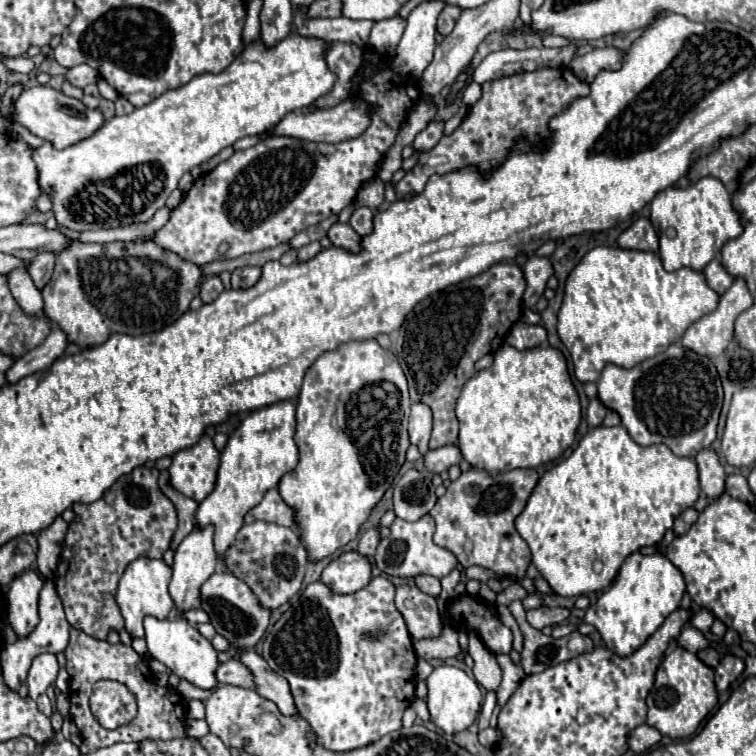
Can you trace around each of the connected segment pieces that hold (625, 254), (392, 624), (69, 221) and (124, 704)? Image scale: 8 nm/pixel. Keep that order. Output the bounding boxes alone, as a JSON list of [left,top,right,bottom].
[[556,246,720,382],[262,578,416,752],[32,34,336,232],[90,680,136,730]]

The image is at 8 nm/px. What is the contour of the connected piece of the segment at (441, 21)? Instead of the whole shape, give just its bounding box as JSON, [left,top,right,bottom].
[438,6,462,36]

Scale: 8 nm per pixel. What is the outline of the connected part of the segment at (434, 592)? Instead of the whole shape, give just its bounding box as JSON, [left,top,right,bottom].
[414,576,440,598]

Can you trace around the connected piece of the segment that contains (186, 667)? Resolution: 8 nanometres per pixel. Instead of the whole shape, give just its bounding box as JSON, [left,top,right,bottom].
[144,616,218,688]

